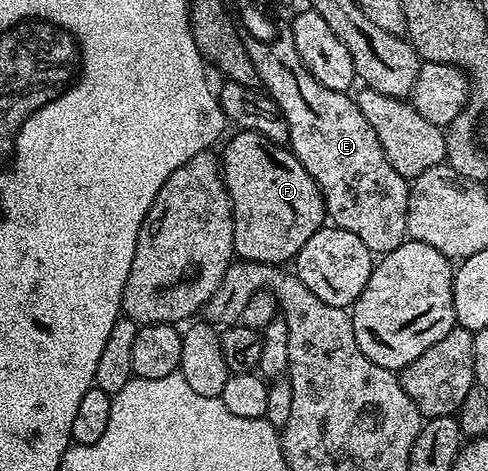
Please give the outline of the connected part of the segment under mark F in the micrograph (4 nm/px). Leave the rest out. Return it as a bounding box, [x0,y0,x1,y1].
[220,131,327,265]

